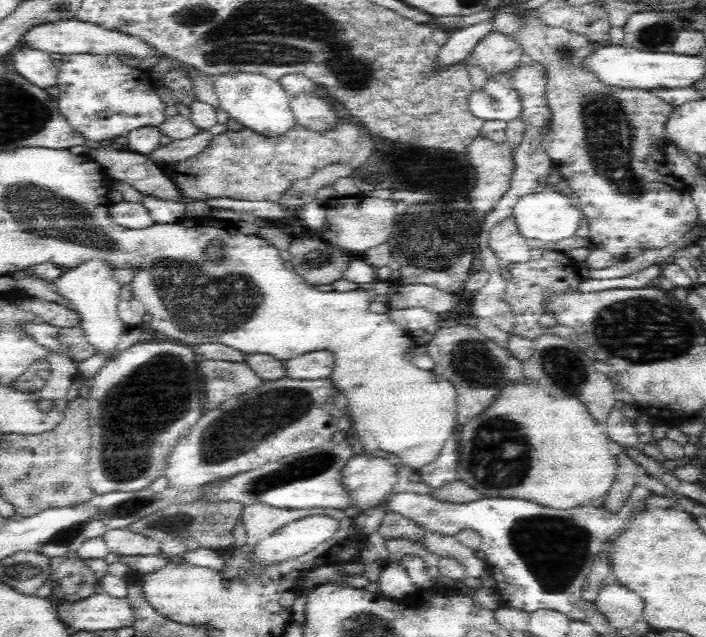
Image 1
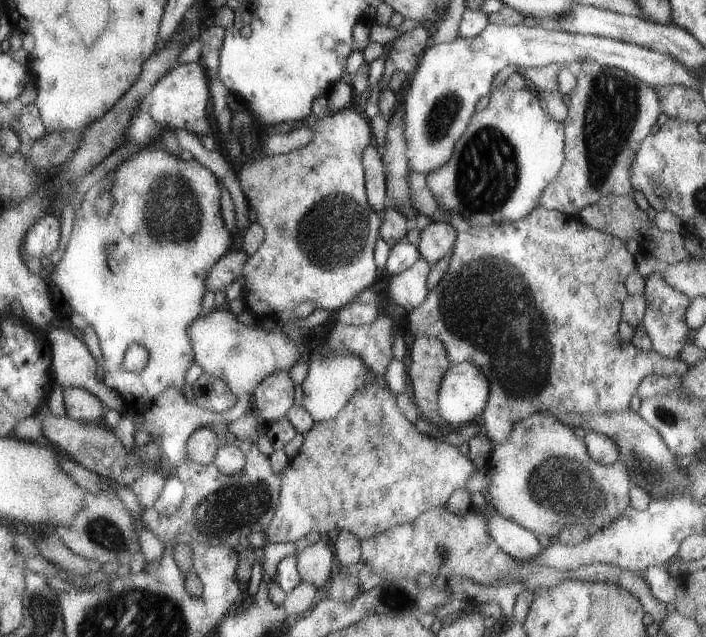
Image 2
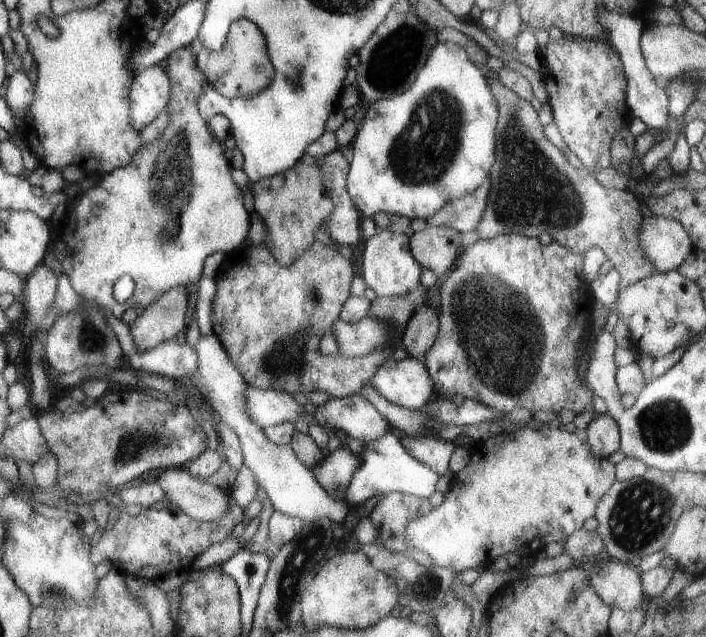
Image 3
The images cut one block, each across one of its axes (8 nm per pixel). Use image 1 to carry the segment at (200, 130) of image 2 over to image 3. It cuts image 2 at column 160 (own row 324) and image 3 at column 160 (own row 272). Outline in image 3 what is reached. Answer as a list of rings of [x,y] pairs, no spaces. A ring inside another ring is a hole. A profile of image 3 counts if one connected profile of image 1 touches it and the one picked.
[[[161,64],[137,73],[127,92],[129,128],[139,131],[152,122],[169,102],[169,78]]]

